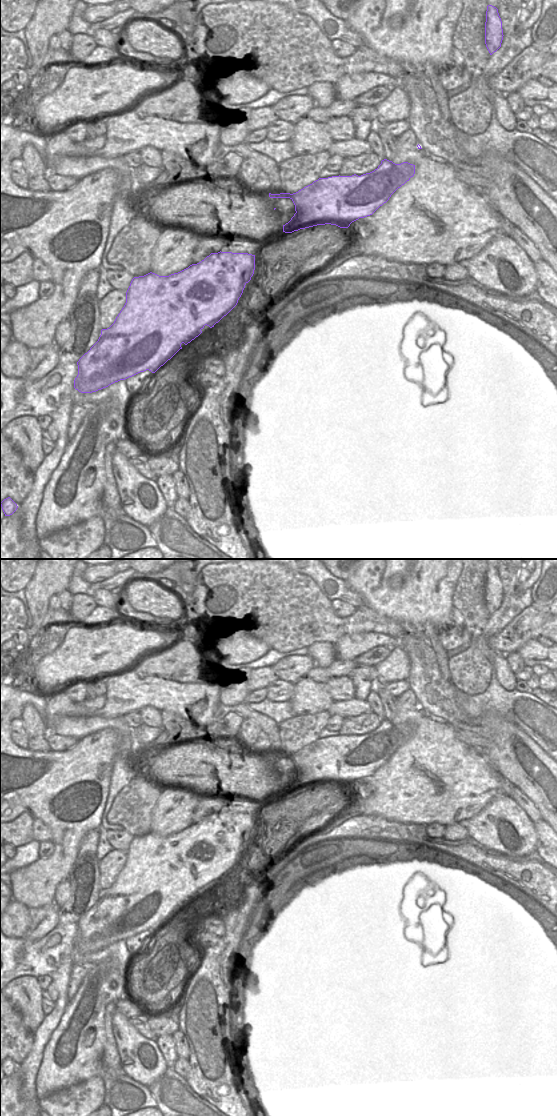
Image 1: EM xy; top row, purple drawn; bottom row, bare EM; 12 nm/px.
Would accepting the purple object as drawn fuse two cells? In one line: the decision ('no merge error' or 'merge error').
merge error

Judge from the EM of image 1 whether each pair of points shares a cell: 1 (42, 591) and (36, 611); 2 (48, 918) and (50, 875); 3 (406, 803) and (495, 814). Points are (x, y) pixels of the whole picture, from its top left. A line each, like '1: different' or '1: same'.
1: same
2: different
3: different

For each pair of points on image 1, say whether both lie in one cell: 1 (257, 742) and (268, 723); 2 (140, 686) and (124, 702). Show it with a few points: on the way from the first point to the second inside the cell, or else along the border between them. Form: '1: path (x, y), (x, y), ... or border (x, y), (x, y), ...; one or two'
1: border (244, 718), (254, 720), (266, 734), (270, 752); two
2: path (136, 690), (128, 698); one

